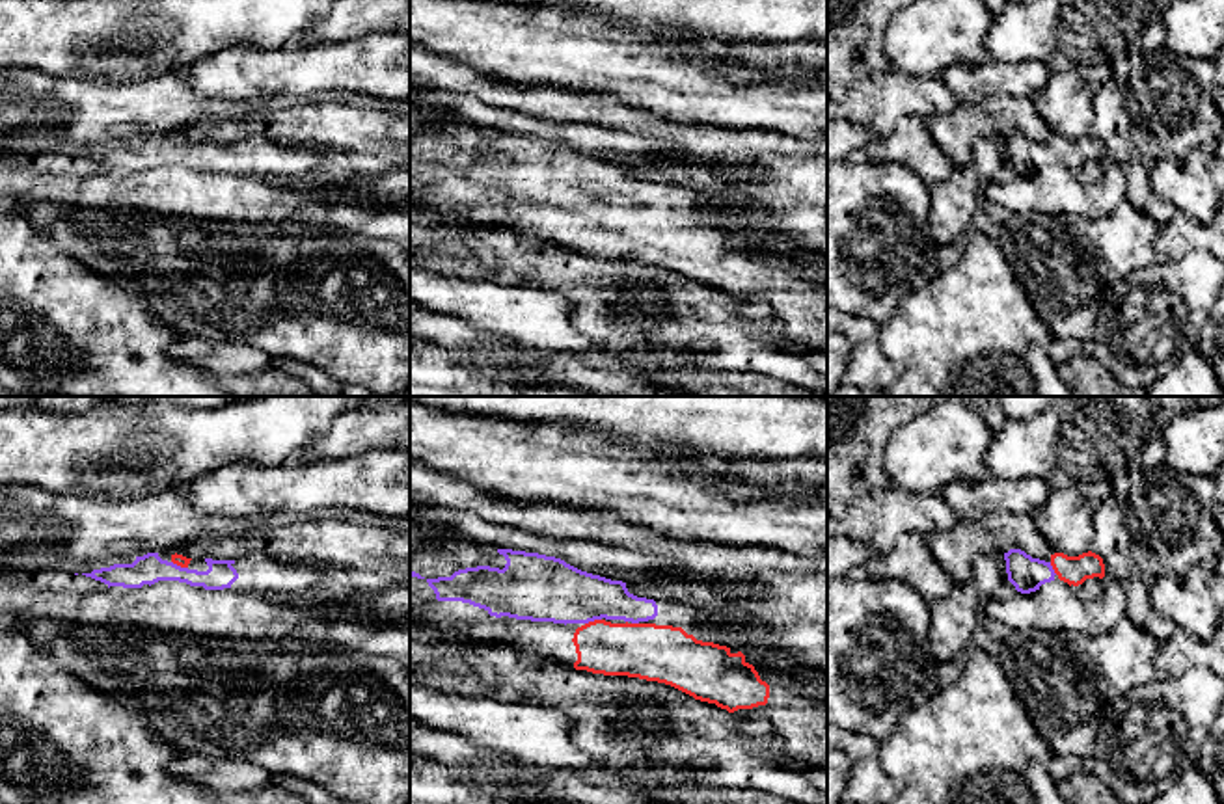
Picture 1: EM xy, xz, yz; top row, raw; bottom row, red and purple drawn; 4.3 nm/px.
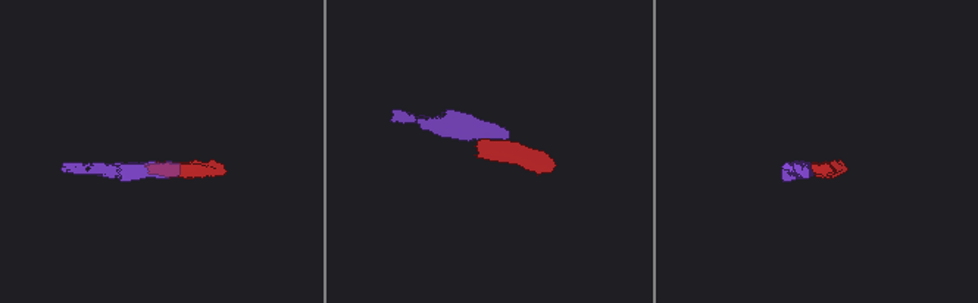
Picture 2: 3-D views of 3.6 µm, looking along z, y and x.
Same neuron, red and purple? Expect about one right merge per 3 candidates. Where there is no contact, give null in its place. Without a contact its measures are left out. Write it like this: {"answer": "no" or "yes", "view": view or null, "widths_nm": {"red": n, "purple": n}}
{"answer": "yes", "view": "xz", "widths_nm": {"red": 240, "purple": 280}}

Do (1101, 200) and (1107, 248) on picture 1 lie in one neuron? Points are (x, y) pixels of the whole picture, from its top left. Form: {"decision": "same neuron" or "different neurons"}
{"decision": "different neurons"}

